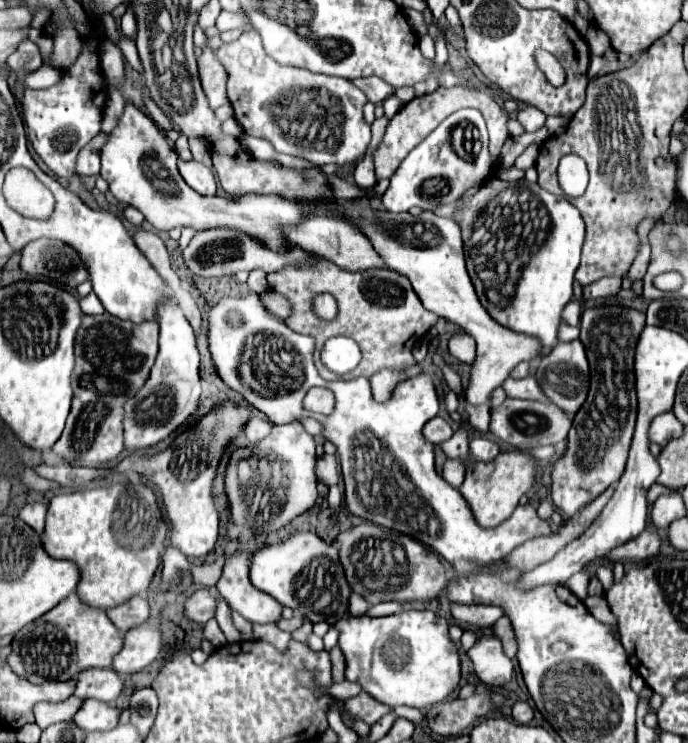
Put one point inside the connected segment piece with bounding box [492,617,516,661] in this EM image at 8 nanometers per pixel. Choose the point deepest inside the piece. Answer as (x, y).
(502, 629)

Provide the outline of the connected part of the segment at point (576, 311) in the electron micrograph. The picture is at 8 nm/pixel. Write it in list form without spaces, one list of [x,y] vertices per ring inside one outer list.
[[[570,301],[568,303],[568,307],[562,311],[562,319],[568,323],[568,325],[572,325],[572,327],[578,327],[580,325],[580,303],[578,301]]]

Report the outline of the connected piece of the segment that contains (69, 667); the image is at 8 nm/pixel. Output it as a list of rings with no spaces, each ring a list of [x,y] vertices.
[[[76,593],[60,601],[52,611],[44,613],[36,623],[28,623],[24,631],[18,631],[12,641],[12,653],[8,663],[12,671],[28,679],[30,683],[44,681],[68,681],[84,667],[108,667],[114,655],[120,651],[124,633],[108,619],[104,609],[90,607],[80,601]]]

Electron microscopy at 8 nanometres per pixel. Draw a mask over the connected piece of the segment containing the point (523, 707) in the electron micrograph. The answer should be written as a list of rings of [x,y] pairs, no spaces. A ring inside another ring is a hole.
[[[520,701],[520,703],[516,703],[516,705],[512,707],[512,717],[514,717],[518,723],[528,725],[528,723],[532,721],[534,713],[532,713],[532,709],[530,709],[530,705],[528,705],[528,703]]]

